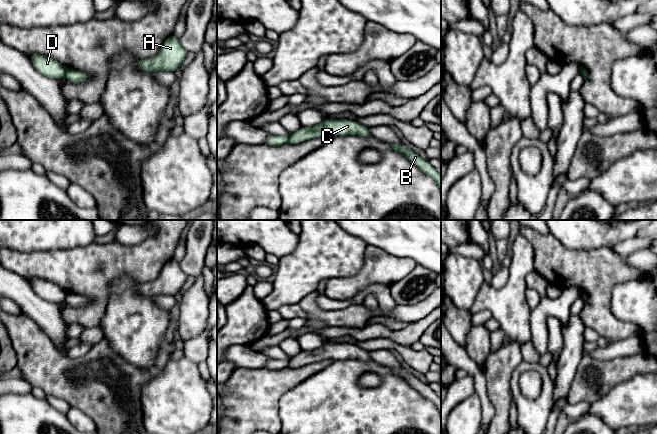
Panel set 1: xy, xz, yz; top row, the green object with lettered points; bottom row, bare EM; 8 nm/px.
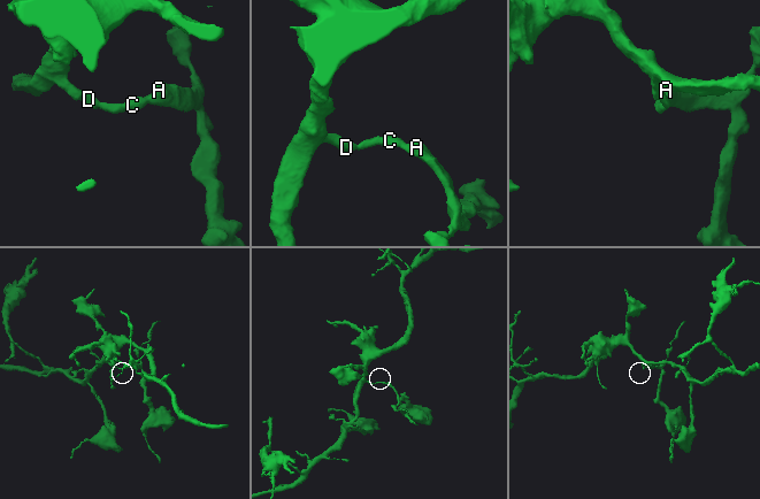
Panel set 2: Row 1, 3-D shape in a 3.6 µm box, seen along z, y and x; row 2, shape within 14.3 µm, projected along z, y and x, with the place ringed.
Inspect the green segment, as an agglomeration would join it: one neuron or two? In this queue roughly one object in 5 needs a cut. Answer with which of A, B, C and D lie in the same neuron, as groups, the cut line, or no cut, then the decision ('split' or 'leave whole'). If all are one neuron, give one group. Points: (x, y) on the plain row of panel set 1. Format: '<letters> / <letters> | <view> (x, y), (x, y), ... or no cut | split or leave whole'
A B C / D | xy (67, 293), (64, 299) | split

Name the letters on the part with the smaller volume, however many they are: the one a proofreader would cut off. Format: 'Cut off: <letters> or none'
Cut off: A, B, C

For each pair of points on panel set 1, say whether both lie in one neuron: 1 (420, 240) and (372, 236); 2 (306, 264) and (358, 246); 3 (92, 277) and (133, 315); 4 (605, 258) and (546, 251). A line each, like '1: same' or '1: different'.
1: same
2: same
3: different
4: same

